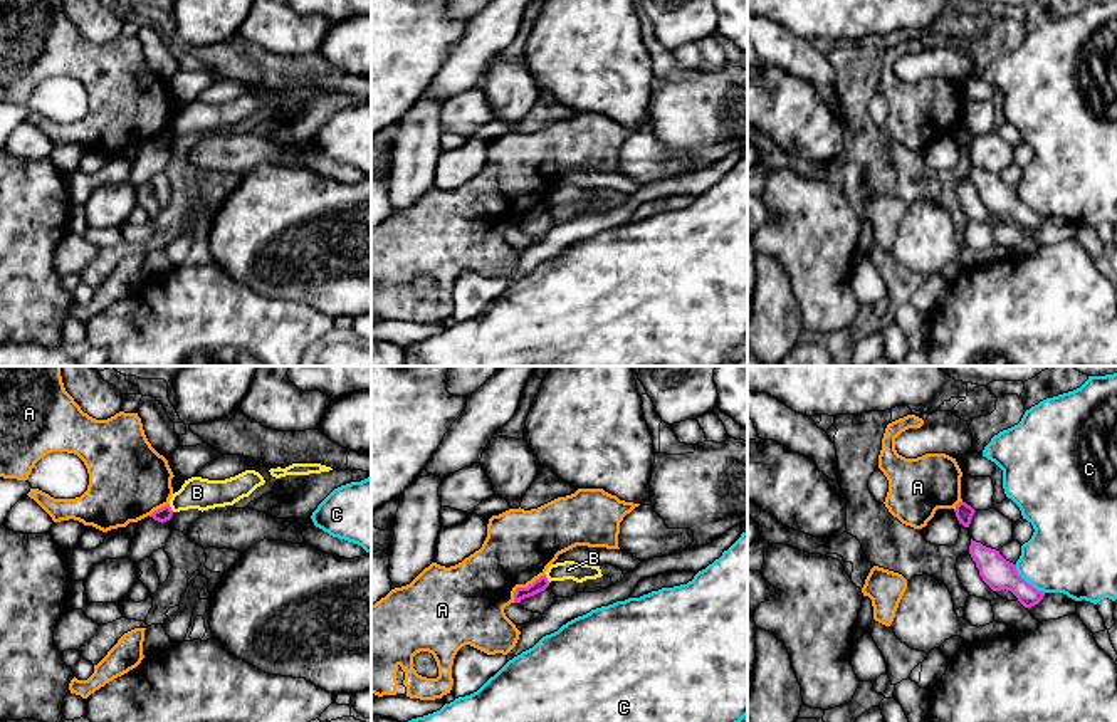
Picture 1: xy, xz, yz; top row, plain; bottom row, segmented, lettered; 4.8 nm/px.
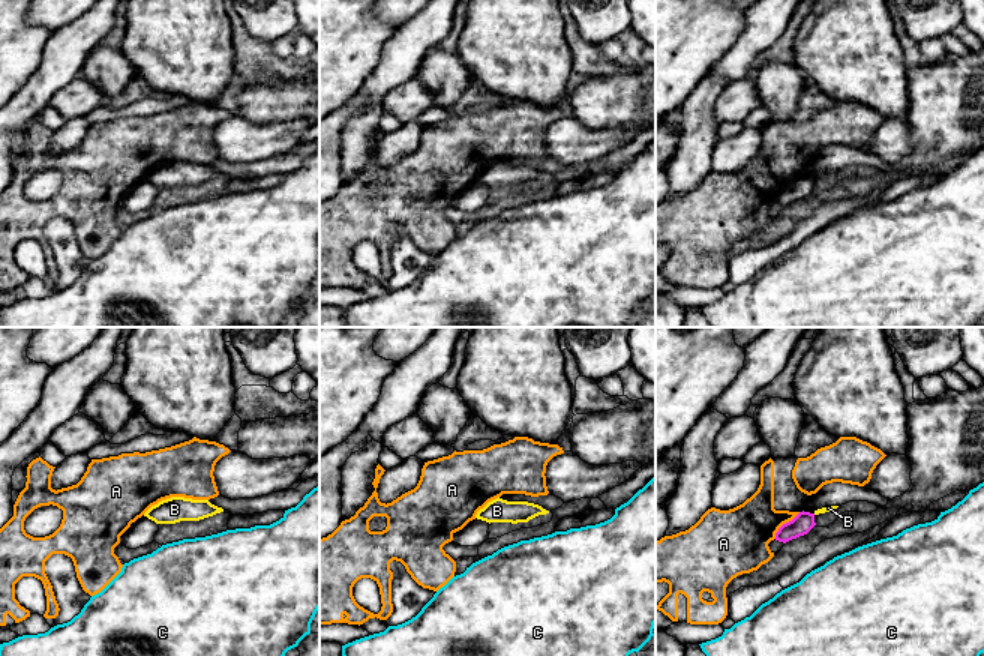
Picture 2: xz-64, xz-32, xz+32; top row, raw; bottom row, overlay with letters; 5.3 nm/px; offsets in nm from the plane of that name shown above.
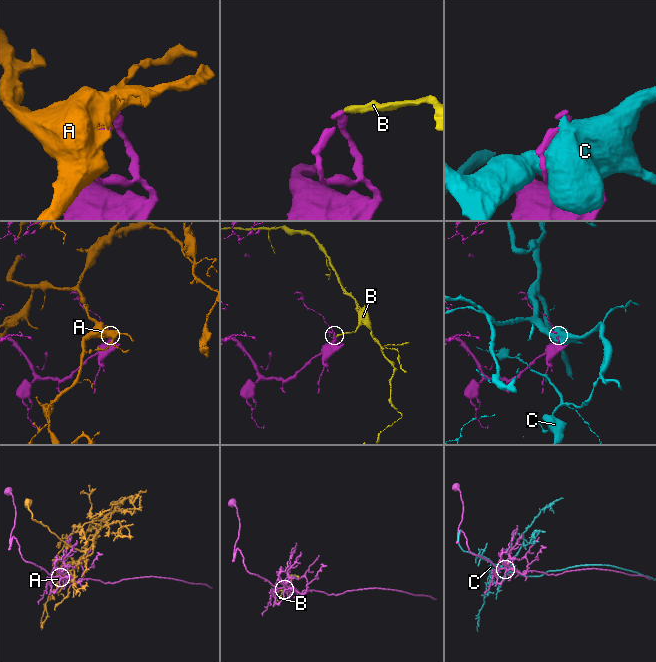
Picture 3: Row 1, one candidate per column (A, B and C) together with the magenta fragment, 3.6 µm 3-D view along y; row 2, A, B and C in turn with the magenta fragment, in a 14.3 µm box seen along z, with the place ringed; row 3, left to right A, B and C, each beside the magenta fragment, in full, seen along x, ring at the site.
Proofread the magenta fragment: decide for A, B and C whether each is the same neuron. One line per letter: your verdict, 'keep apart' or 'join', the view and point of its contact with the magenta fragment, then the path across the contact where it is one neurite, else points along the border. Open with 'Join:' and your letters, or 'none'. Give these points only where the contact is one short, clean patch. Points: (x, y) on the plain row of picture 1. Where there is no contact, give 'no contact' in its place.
Join: none
A: keep apart; contact xz (524, 212)
B: keep apart; contact xy (170, 131); border xy (168, 128), (173, 135)
C: keep apart; contact yz (1025, 205)

